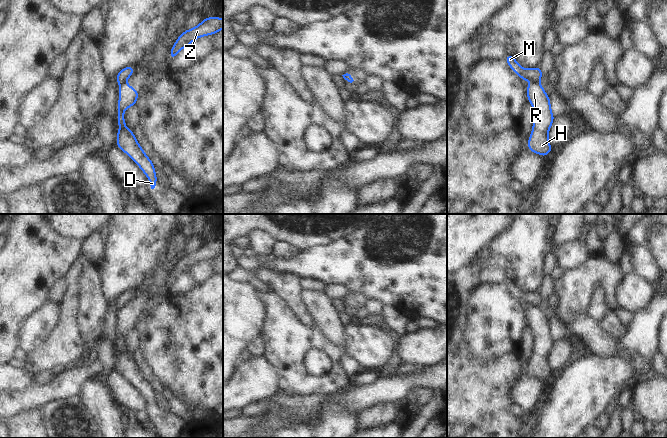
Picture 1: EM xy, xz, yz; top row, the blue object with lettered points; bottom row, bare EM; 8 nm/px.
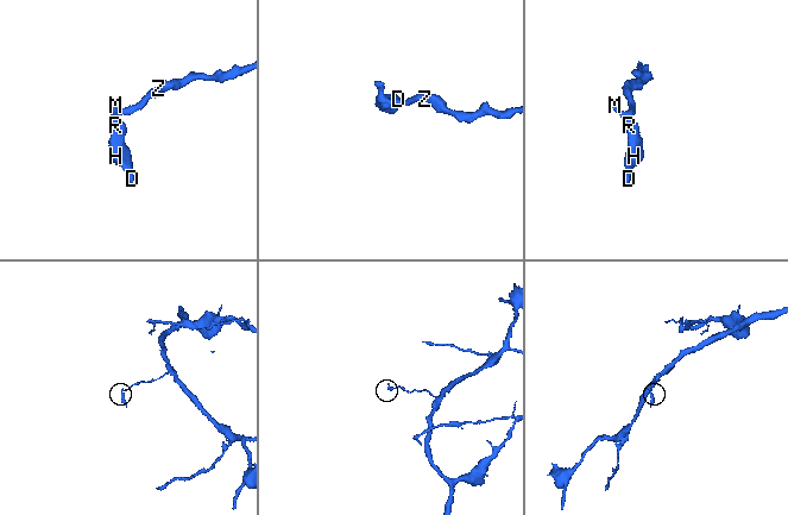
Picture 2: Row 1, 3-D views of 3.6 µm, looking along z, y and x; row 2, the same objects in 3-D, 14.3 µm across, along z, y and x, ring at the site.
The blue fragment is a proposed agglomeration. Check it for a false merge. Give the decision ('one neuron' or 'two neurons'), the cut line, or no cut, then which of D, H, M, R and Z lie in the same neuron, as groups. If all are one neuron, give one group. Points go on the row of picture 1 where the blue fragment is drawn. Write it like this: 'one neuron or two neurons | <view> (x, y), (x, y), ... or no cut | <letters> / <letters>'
two neurons | yz (538, 82), (532, 84) | D H R / M Z

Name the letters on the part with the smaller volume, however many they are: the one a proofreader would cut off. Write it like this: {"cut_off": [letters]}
{"cut_off": ["D", "H", "R"]}

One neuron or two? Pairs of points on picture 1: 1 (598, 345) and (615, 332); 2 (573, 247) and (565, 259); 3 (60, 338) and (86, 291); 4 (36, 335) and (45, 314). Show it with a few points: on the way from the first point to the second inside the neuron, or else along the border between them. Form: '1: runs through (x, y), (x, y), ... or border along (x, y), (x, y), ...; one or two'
1: border along (599, 323), (607, 333), (618, 340); two
2: runs through (573, 250), (568, 256); one
3: border along (78, 280), (80, 327); two
4: runs through (36, 330), (45, 319); one

